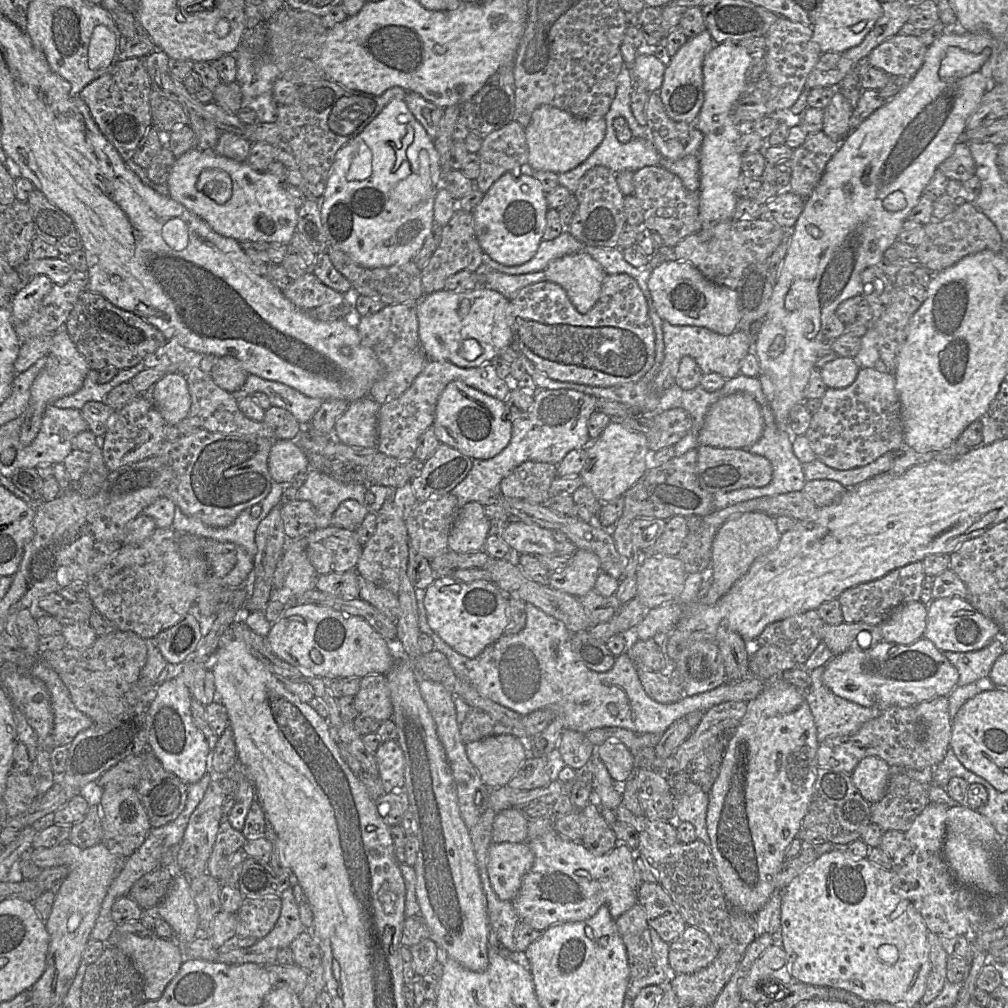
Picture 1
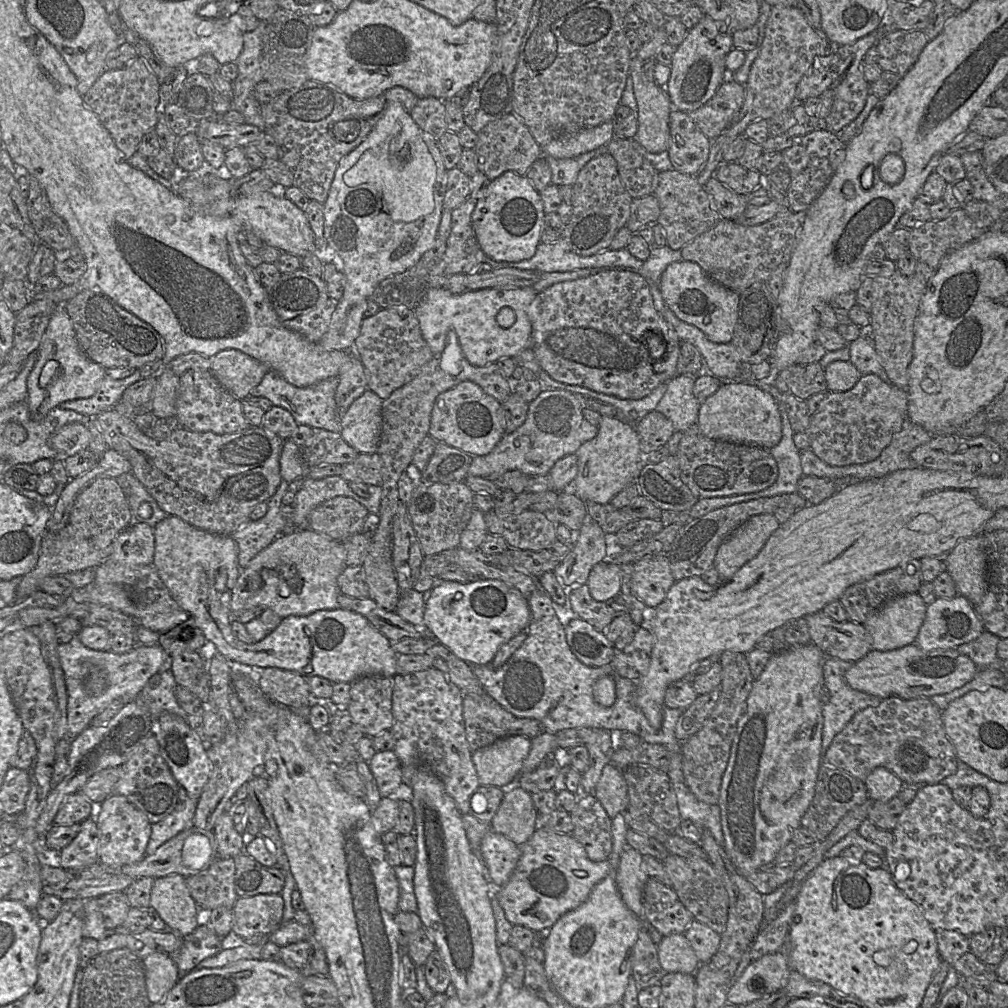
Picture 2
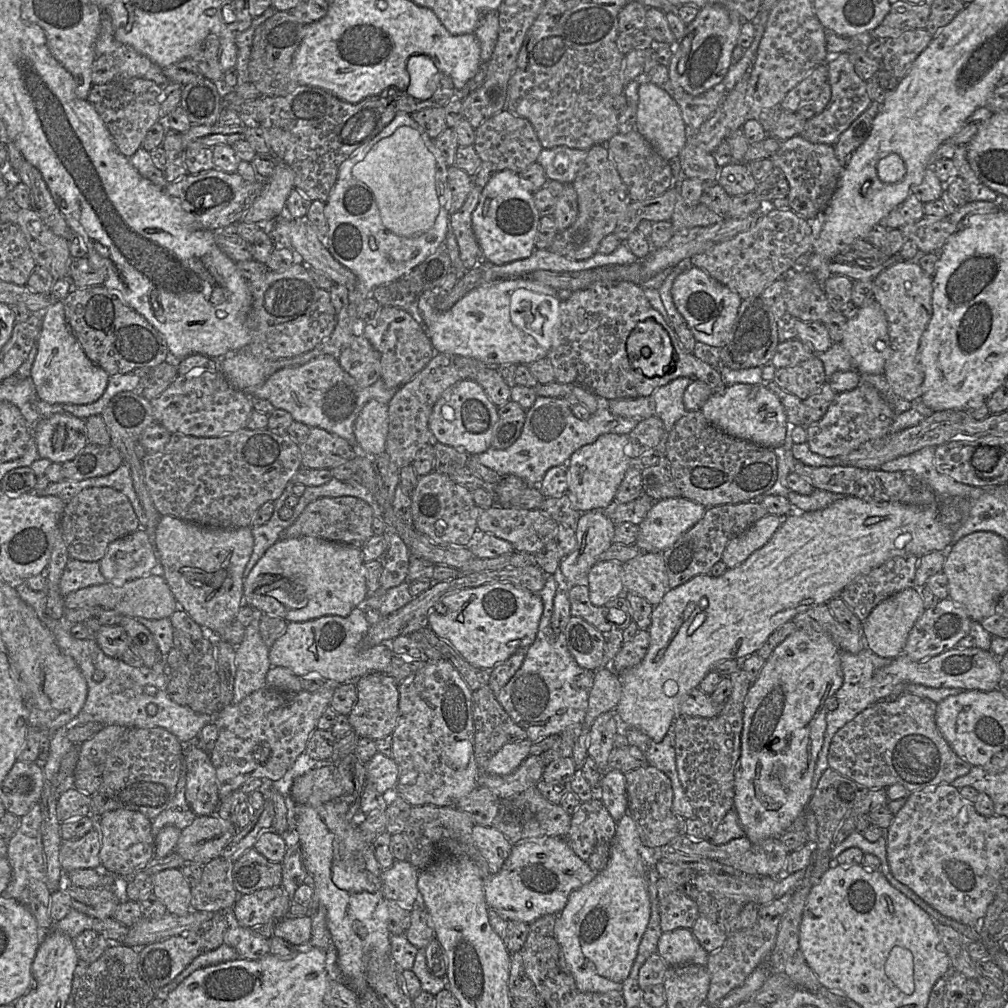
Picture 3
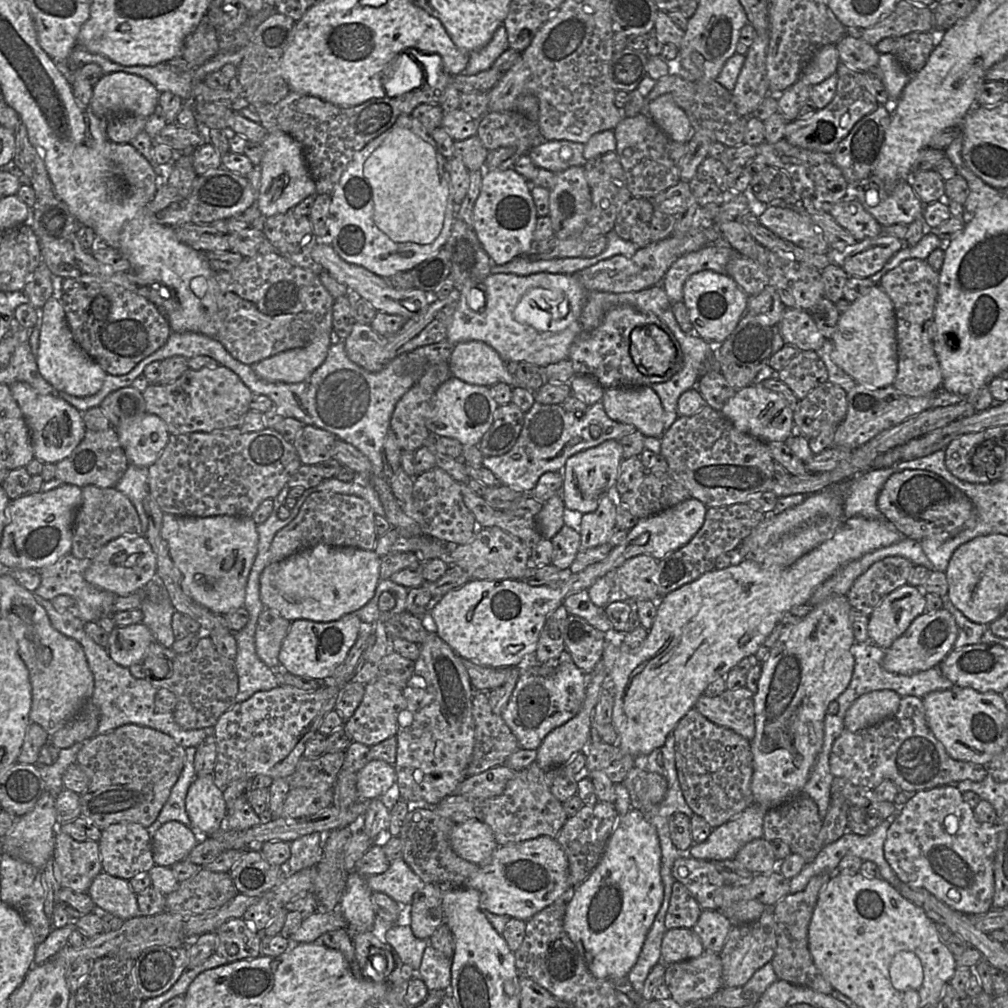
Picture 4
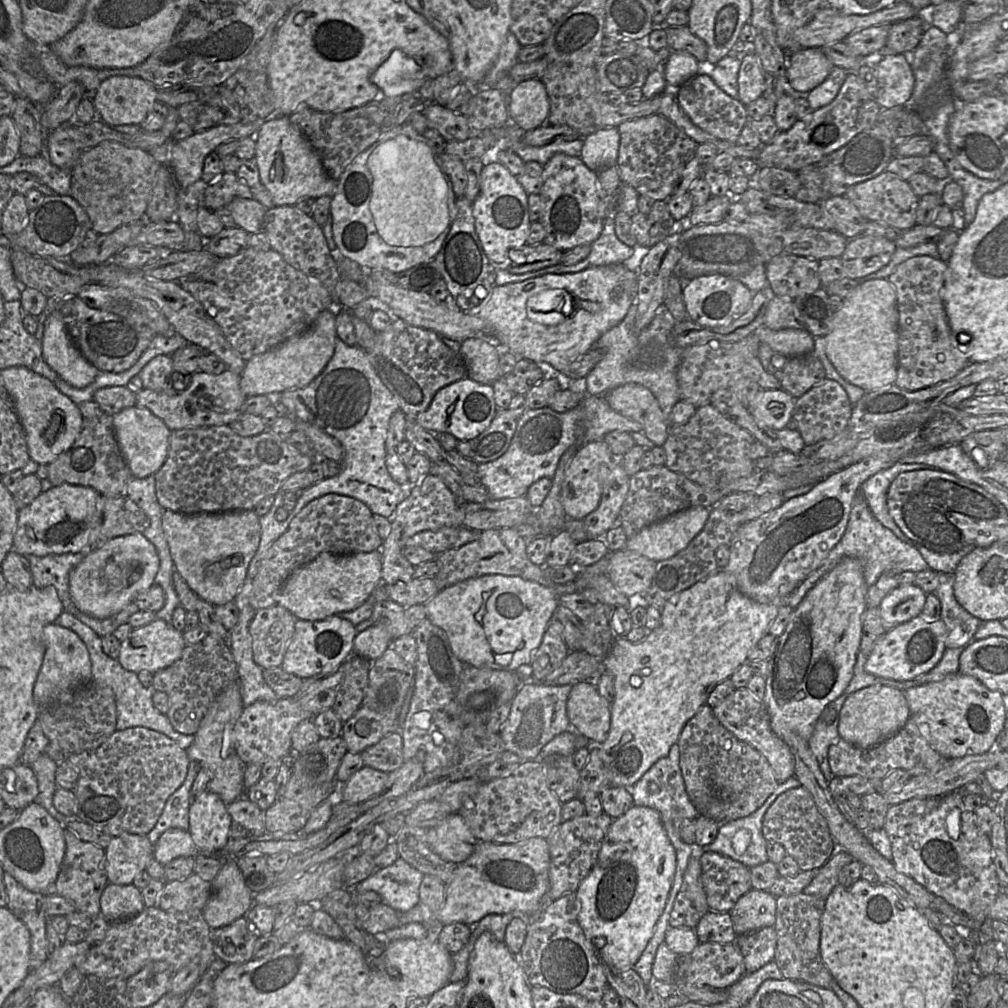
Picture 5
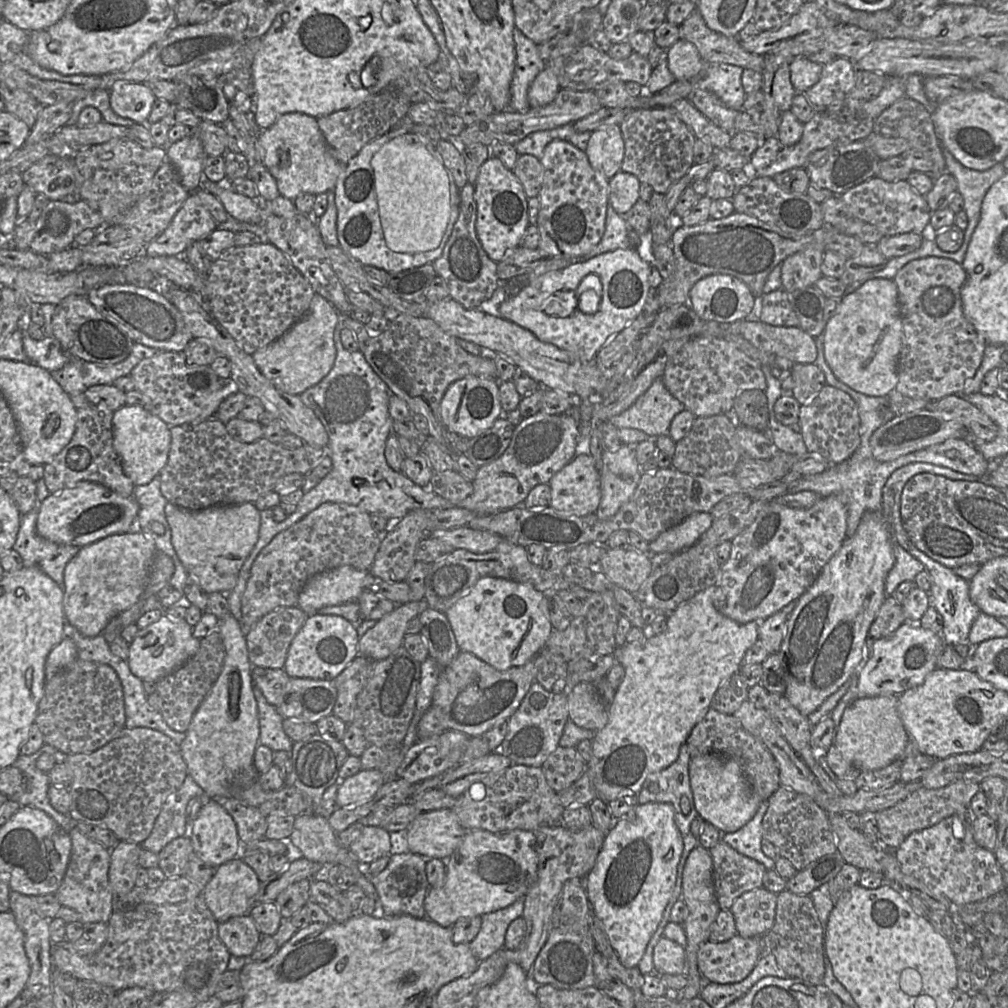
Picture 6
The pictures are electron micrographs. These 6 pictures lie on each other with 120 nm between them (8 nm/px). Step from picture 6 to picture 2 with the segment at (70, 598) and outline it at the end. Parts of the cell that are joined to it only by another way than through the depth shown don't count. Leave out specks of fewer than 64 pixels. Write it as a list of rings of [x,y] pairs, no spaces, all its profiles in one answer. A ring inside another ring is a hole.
[[[146,523],[129,525],[112,543],[108,559],[128,565],[152,564],[154,559],[154,529]]]

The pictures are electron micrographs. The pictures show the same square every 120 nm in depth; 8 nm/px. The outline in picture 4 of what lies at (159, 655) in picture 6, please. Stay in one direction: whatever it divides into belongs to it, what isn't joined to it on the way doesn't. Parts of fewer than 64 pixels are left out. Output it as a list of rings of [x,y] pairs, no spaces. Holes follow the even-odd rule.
[[[143,623],[115,626],[109,633],[107,651],[117,664],[128,668],[136,663],[142,664],[153,641],[155,637]]]

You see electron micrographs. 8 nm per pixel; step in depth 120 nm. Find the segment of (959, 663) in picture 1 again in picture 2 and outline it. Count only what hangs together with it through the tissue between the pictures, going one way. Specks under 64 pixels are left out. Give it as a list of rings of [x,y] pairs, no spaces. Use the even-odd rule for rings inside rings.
[[[984,631],[973,641],[961,644],[955,649],[968,656],[979,669],[995,667],[999,662],[997,658],[997,644],[1000,638],[995,634]]]

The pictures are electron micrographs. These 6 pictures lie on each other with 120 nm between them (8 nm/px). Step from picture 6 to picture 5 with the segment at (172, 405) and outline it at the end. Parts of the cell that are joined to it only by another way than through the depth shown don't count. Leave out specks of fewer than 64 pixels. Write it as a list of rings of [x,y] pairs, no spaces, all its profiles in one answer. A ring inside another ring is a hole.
[[[157,355],[138,373],[143,388],[175,395],[187,388],[191,374],[180,373],[173,368],[170,355]]]

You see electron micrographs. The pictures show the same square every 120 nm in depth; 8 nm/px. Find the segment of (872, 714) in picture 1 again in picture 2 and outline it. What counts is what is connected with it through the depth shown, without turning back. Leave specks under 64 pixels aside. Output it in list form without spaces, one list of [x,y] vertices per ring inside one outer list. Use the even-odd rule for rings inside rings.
[[[826,657],[823,664],[823,683],[829,691],[829,702],[822,706],[821,765],[824,765],[824,756],[834,737],[858,712],[876,707],[882,700],[878,696],[855,690],[847,683],[845,674],[852,664],[835,657]]]

